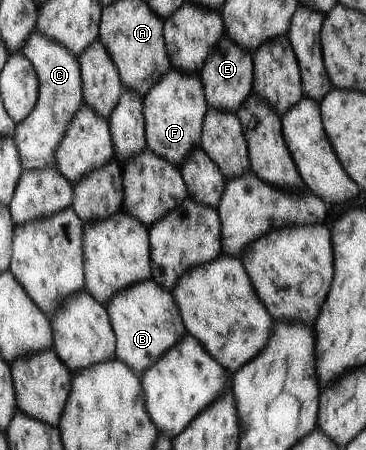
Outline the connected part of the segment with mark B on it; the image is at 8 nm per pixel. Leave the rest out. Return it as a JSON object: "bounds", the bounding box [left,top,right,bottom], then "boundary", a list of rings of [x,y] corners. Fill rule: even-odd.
{"bounds":[106,279,187,374],"boundary":[[[152,279],[121,290],[109,300],[106,309],[116,336],[116,356],[138,374],[149,370],[167,350],[173,350],[187,332],[173,293]]]}

